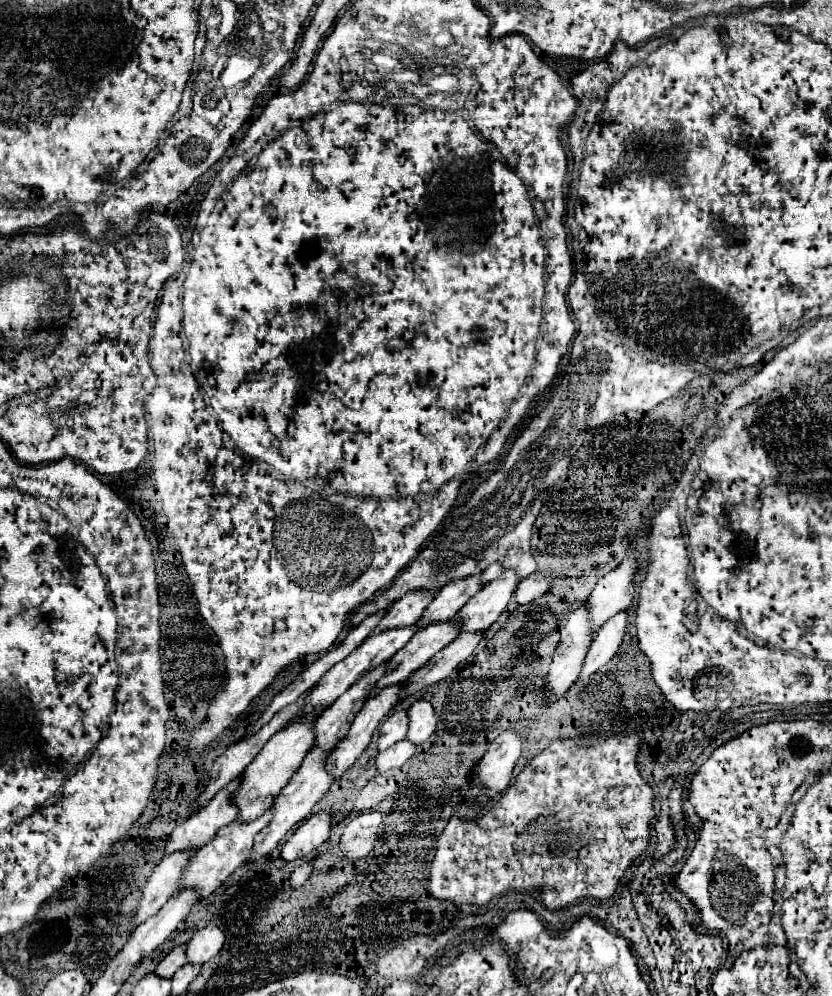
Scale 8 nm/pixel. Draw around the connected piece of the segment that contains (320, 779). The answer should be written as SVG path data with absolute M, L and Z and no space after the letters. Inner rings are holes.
M313 748L313 750L305 756L301 768L295 772L295 776L289 780L289 784L277 794L277 798L275 798L275 802L273 802L273 810L275 810L275 812L273 812L273 818L271 818L271 822L255 836L255 846L253 846L253 852L251 852L251 856L249 856L247 862L255 862L255 860L259 860L259 858L269 856L269 854L277 848L277 844L279 844L297 824L301 824L301 822L309 816L309 812L313 810L313 806L327 794L327 790L331 788L333 780L329 780L329 772L325 772L325 760L327 760L327 756L321 756L321 752L317 752L317 748Z

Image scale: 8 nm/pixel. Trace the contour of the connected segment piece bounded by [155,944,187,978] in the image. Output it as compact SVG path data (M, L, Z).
M181 944L181 946L177 946L177 948L173 948L161 962L159 962L159 966L157 966L157 974L159 976L165 976L165 978L171 978L181 966L185 966L187 964L187 956L185 956L185 948L187 948L187 944Z

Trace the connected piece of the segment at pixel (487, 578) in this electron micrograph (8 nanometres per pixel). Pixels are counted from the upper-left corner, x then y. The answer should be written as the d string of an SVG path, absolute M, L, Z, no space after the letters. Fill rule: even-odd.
M491 564L491 566L487 566L487 568L481 572L481 578L479 578L481 588L487 586L487 584L491 584L493 580L497 580L501 574L503 574L503 566L501 566L501 564Z

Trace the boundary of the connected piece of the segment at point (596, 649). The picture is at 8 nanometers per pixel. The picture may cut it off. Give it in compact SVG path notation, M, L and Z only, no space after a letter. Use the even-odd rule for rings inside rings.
M619 612L617 616L613 616L613 620L605 624L605 628L601 628L601 632L597 632L585 656L585 662L579 674L581 680L593 676L603 664L607 664L617 654L617 648L625 634L625 626L627 626L627 612Z

